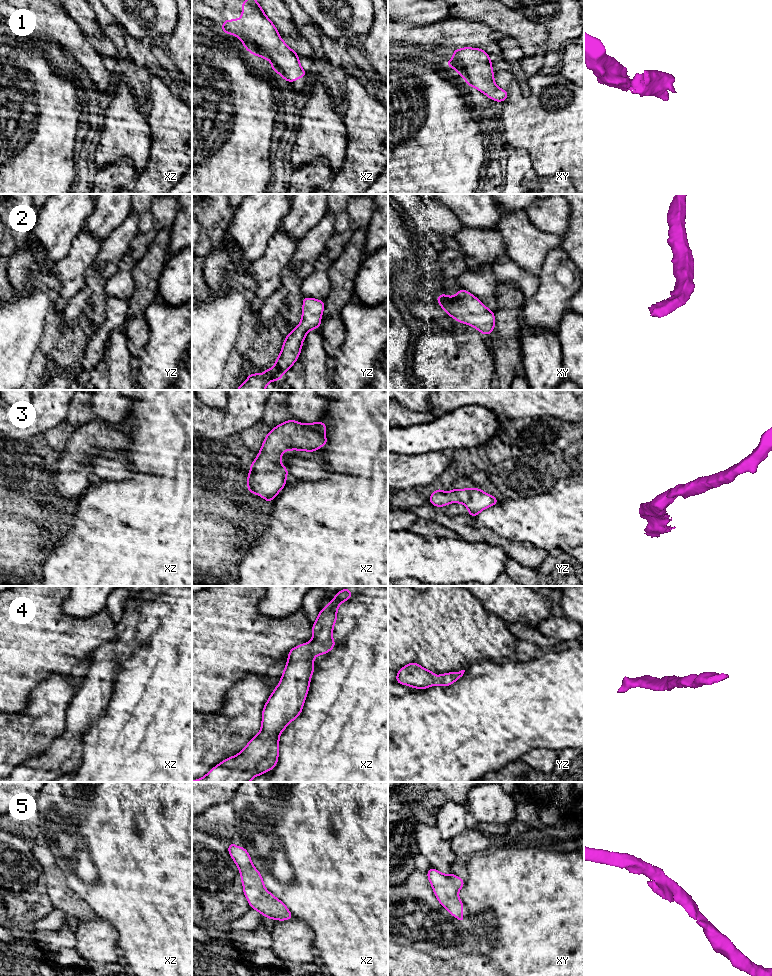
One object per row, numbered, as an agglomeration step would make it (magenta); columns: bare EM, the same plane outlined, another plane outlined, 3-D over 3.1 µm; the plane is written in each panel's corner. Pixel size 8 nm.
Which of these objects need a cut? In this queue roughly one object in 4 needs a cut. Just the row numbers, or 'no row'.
no row

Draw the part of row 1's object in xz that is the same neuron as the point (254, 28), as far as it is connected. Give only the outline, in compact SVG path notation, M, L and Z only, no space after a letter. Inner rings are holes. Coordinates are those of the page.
M244 0L242 3L242 17L240 19L223 20L224 26L220 31L238 37L244 48L253 55L262 57L272 62L270 67L274 72L280 74L285 81L293 83L297 79L307 76L299 62L299 56L280 37L278 30L271 20L266 16L263 9L256 0Z

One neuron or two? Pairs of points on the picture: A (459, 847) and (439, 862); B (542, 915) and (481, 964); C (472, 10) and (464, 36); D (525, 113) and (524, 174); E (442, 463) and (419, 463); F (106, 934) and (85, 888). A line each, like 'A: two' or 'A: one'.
A: two
B: two
C: two
D: two
E: one
F: two

